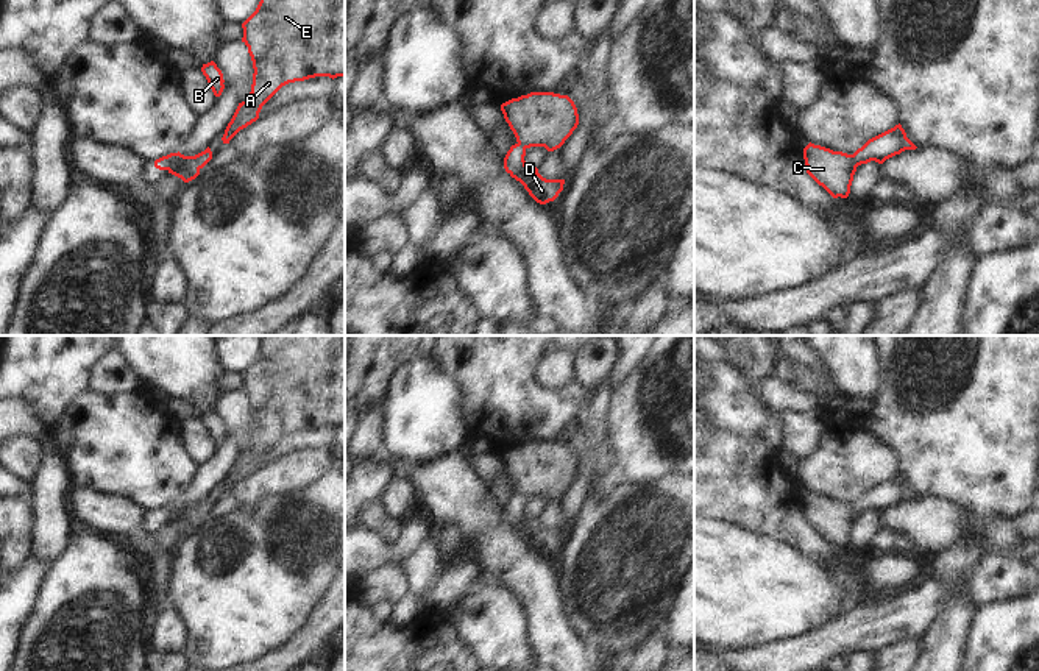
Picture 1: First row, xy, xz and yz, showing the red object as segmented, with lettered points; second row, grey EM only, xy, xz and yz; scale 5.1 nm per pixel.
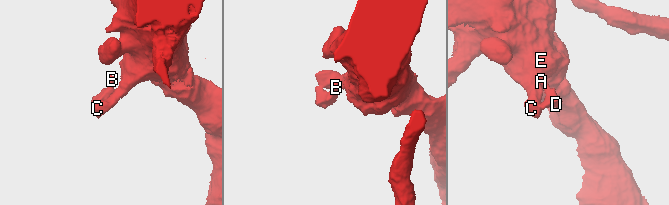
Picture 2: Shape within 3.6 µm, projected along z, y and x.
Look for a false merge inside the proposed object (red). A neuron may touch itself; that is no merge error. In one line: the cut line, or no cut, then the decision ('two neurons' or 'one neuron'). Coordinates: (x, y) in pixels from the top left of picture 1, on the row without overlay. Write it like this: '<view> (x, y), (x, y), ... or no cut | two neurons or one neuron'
xy (175, 503), (169, 520) | two neurons

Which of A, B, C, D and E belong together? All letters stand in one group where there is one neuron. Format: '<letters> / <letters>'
A C E / B D

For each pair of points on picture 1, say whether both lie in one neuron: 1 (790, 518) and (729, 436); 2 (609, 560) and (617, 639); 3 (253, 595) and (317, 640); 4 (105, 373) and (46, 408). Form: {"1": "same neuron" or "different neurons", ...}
{"1": "same neuron", "2": "same neuron", "3": "different neurons", "4": "different neurons"}

